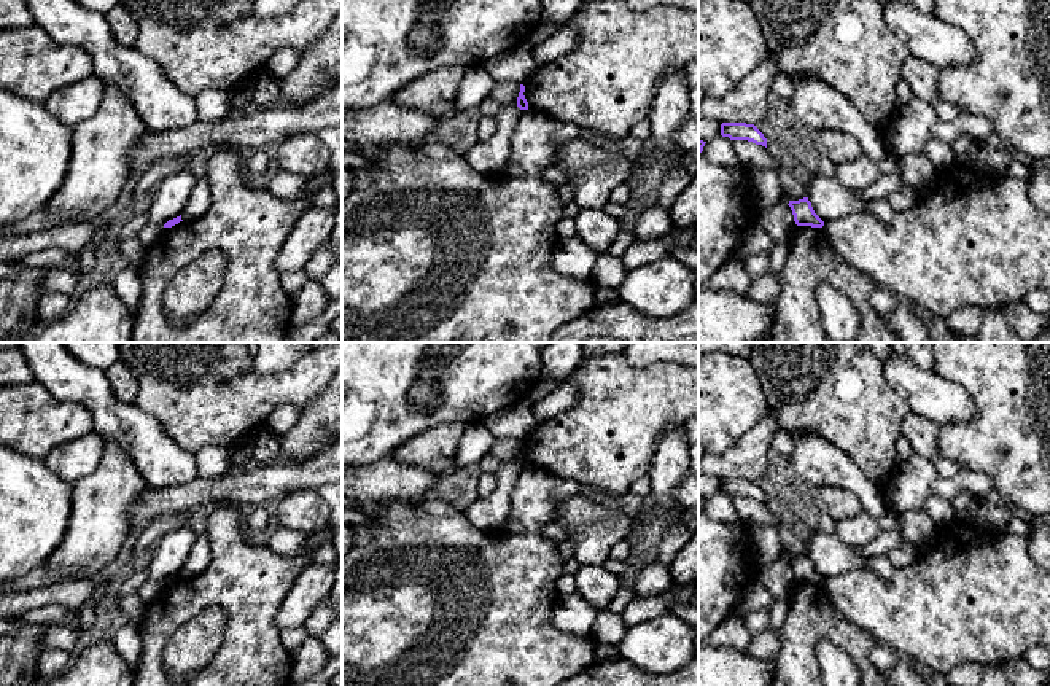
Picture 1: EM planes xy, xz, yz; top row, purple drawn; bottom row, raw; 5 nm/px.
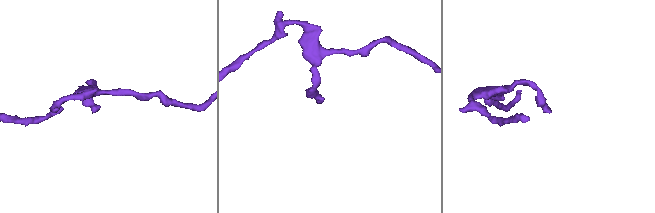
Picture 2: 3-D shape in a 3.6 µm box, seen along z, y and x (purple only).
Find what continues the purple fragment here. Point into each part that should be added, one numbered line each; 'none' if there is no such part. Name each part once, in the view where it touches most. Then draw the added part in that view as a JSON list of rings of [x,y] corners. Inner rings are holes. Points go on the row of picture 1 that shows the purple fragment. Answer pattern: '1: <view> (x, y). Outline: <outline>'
none

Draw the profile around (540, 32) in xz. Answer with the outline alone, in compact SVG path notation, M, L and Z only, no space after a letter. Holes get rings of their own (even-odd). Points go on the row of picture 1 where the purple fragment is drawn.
M562 24L535 25L527 37L531 45L531 49L539 46L546 38L552 37L560 29L562 29Z

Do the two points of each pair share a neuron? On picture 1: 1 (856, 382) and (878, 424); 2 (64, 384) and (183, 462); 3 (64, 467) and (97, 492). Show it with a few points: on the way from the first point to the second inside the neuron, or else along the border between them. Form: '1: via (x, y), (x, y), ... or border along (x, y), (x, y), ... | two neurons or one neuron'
1: via (856, 392), (856, 401), (869, 414) | one neuron
2: via (94, 395), (153, 448) | one neuron
3: border along (102, 449), (99, 463), (72, 484) | two neurons

